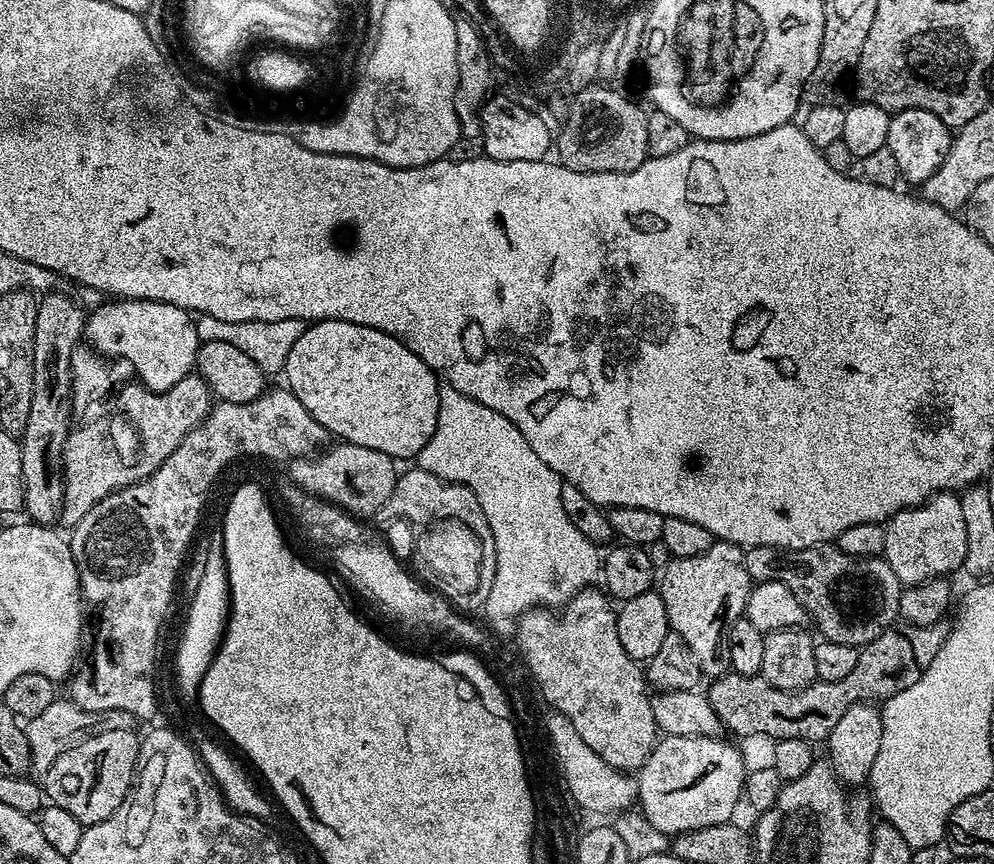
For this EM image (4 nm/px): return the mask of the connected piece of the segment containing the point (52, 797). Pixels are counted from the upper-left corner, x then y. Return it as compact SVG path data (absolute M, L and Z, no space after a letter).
M131 727L122 730L106 730L95 736L85 736L66 754L54 762L42 776L42 791L54 807L61 807L74 814L82 825L97 824L128 797L140 764L141 737L131 732Z

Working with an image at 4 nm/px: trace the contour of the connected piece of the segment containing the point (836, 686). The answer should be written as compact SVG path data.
M897 622L887 628L878 638L863 645L858 654L858 666L838 682L817 680L809 688L797 692L778 690L770 686L764 677L743 676L729 671L711 681L706 688L708 704L718 714L721 725L740 736L769 736L769 741L786 738L802 738L809 742L827 741L830 730L855 704L883 702L894 694L914 686L918 678L934 662L934 654L944 645L950 628L947 623L931 626L914 626Z

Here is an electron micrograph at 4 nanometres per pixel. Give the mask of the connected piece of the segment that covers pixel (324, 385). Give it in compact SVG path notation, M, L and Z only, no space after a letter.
M317 320L309 323L302 336L294 342L294 346L290 347L290 354L286 358L282 376L288 379L286 381L288 391L293 392L298 398L298 402L302 402L302 406L306 406L306 410L320 424L325 433L333 432L341 441L366 446L370 450L378 450L397 462L411 461L415 458L422 450L422 446L426 446L426 442L430 442L430 434L434 434L434 426L438 426L441 381L436 373L430 366L426 366L426 362L422 362L422 358L418 358L418 354L414 354L405 344L398 342L398 338L394 338L382 330L374 330L370 326L358 326L354 322L342 322L341 320Z

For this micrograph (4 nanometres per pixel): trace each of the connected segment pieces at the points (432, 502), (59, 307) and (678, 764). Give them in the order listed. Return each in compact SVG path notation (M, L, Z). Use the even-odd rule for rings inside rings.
M415 466L409 467L409 472L401 471L396 477L396 485L386 498L379 515L397 516L400 520L408 520L409 525L458 519L468 524L471 530L480 533L486 540L484 548L484 568L496 568L496 551L494 550L494 534L490 530L490 522L486 522L486 514L482 514L482 506L478 498L474 498L474 490L461 484L452 484L449 480L438 478L426 470Z
M45 293L37 303L38 315L34 332L34 396L31 398L30 415L26 424L26 430L20 437L24 508L26 512L29 512L31 521L45 526L57 521L64 500L64 484L60 479L60 475L63 471L65 442L68 440L68 434L72 428L69 420L70 414L72 414L70 407L72 386L71 358L72 352L81 343L86 323L85 309L73 297L71 299L64 294L58 293Z
M664 736L657 743L656 747L653 748L651 754L648 755L643 766L638 769L638 808L654 827L663 832L667 832L669 837L675 838L681 832L702 830L706 826L718 826L719 824L729 823L735 817L732 815L736 812L736 803L741 803L745 779L746 767L744 768L744 760L740 757L739 750L734 745L727 744L724 738L714 736Z

